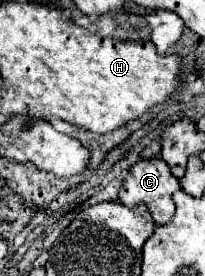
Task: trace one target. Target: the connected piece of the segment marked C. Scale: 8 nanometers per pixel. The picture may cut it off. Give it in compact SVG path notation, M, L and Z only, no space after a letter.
M163 158L153 160L139 160L127 174L119 200L135 208L145 204L155 220L155 224L167 224L175 214L173 194L181 190L181 182L171 176Z

